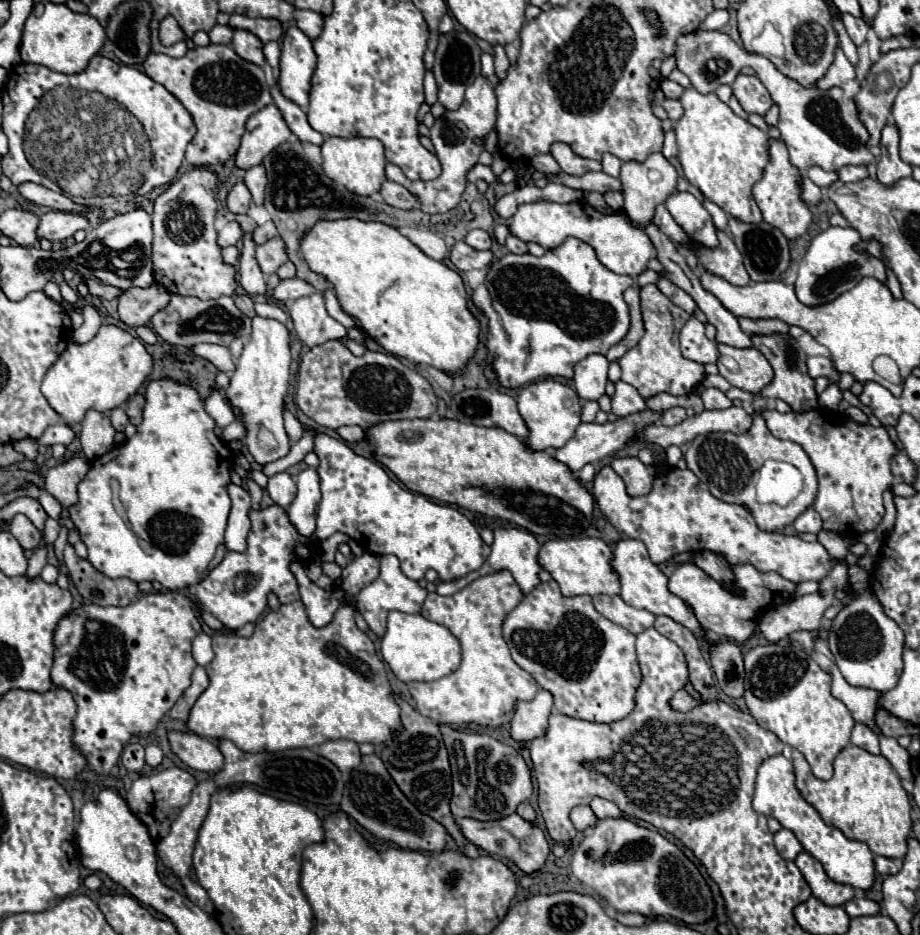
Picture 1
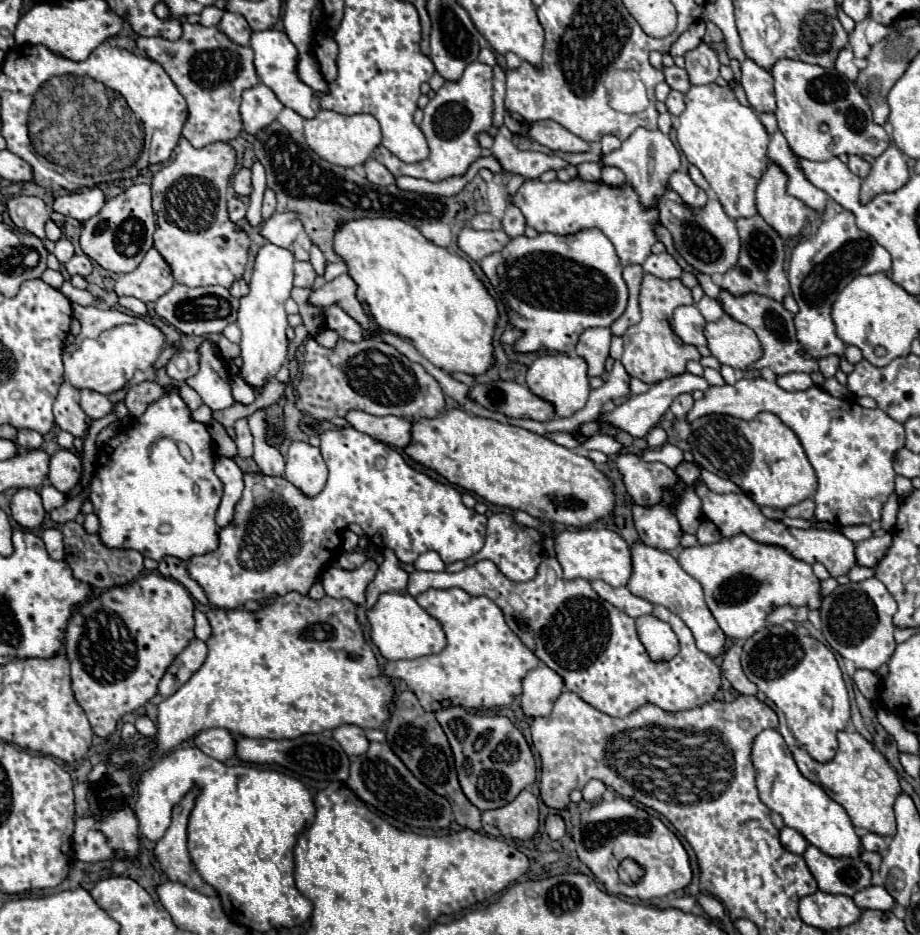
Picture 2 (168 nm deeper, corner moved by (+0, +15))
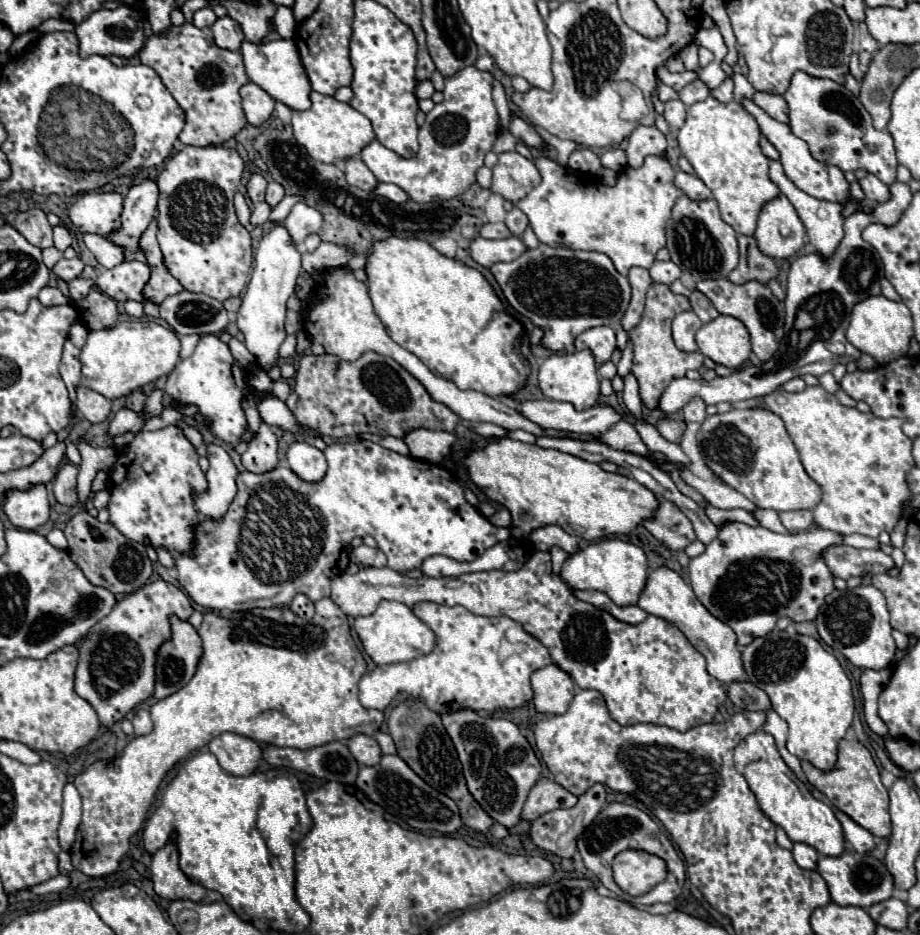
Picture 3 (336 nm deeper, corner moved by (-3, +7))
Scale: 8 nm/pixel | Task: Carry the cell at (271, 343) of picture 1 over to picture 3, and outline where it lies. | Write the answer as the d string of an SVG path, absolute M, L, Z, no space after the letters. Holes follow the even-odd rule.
M275 227L263 235L257 253L255 267L247 291L243 295L243 303L237 311L237 327L245 335L247 349L255 355L255 361L263 371L271 371L279 365L279 347L285 341L285 311L287 299L295 293L295 281L301 273L301 255L291 245L289 233L283 227Z

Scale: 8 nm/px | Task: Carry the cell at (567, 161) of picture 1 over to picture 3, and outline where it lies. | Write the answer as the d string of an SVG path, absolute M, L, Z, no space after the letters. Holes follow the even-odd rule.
M515 115L511 117L511 125L509 125L509 131L519 139L523 141L527 147L533 147L533 149L541 149L545 145L545 139L531 127L527 125L527 121L523 119L517 119Z

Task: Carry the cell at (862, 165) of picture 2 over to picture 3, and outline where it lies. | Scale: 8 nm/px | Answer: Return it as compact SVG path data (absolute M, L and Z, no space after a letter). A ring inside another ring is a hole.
M865 175L863 179L859 179L859 185L861 185L861 189L863 189L863 193L865 193L865 197L869 199L869 201L887 201L887 197L889 197L889 187L885 185L885 183L881 183L875 175Z

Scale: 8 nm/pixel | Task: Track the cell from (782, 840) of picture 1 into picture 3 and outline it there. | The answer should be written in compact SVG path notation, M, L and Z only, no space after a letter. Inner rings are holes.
M795 843L793 845L793 859L799 867L803 869L815 869L817 865L817 859L819 859L819 853L811 847L811 845L805 845L805 843Z

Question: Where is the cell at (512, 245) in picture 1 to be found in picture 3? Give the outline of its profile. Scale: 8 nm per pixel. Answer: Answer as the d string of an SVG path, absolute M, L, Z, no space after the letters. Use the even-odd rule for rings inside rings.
M513 207L513 209L507 213L505 225L509 227L509 231L511 231L515 237L523 237L525 229L529 227L529 219L527 219L525 213L521 213L517 207Z

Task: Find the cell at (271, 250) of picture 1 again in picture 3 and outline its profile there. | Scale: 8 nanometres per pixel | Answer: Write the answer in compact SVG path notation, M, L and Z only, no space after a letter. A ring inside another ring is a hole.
M297 203L281 225L289 231L293 245L299 245L299 243L303 243L303 239L305 239L307 235L319 231L321 221L323 221L323 219L321 219L319 211L311 209L309 205Z

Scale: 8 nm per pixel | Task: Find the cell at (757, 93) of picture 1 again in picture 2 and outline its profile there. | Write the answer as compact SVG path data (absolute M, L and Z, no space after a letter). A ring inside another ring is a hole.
M750 59L742 61L742 87L746 91L748 103L758 113L774 113L776 111L772 75L768 71L760 69Z

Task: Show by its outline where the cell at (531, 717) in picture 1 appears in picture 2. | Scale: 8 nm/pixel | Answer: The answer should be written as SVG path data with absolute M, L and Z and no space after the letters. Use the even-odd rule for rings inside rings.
M540 665L524 677L522 711L528 717L546 717L552 713L552 705L562 691L564 679L550 667Z

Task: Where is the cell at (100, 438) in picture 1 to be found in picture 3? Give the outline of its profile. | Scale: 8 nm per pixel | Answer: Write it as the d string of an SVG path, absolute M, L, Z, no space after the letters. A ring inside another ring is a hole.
M77 387L77 411L89 423L103 423L111 415L111 401L93 389Z

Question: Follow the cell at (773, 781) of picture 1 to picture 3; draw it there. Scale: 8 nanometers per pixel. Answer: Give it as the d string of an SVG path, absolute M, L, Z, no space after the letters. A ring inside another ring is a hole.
M757 731L753 735L747 735L735 749L735 767L747 779L763 813L775 825L783 827L787 837L793 843L797 843L797 841L807 843L807 845L815 847L821 855L829 855L829 857L839 857L845 851L843 827L841 827L839 819L835 817L831 805L815 799L811 789L803 781L797 779L797 775L781 759L775 739L769 733Z

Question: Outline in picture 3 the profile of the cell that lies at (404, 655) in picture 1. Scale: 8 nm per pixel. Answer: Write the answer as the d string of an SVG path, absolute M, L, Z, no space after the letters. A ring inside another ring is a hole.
M381 601L377 611L367 617L355 619L355 631L367 651L367 655L377 665L391 665L391 663L403 663L417 659L421 655L427 655L435 649L435 633L411 611L411 607L399 603L399 601Z

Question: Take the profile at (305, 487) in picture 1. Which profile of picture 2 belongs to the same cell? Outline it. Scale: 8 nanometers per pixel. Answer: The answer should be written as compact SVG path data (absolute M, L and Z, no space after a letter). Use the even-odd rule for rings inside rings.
M292 441L286 457L284 477L294 483L304 495L318 495L326 485L328 467L318 447L304 441Z

